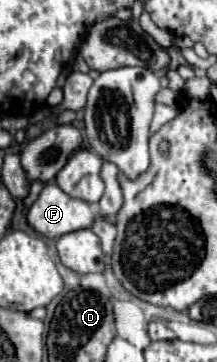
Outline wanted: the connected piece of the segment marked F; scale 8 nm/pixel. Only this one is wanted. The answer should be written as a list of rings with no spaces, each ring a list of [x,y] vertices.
[[[47,183],[27,211],[27,223],[39,235],[51,239],[91,227],[93,219],[95,213],[89,203],[69,197],[55,183]]]

